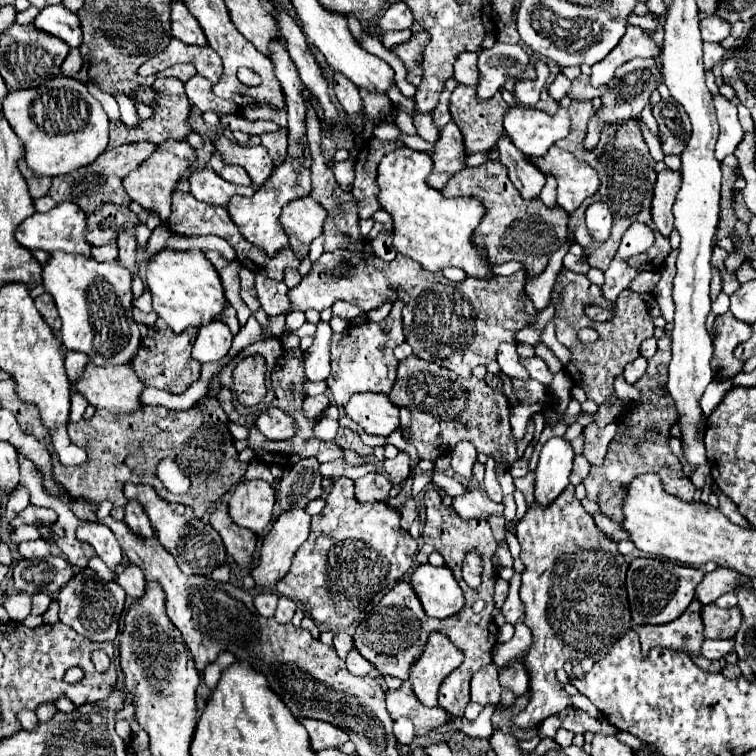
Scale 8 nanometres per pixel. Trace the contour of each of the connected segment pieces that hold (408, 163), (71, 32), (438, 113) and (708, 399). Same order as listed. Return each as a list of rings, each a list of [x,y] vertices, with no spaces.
[[[410,148],[386,154],[378,166],[378,202],[394,218],[394,248],[430,272],[458,266],[466,270],[468,276],[492,278],[492,262],[488,262],[484,250],[472,242],[472,230],[476,230],[480,218],[484,218],[482,202],[478,198],[446,198],[428,186],[428,172],[432,172],[432,158]]]
[[[46,6],[40,10],[40,14],[32,22],[38,30],[44,30],[56,38],[62,38],[68,42],[68,46],[76,48],[80,46],[82,40],[82,30],[80,30],[80,20],[74,12],[66,10],[64,6]]]
[[[442,90],[442,94],[440,94],[440,102],[438,102],[438,106],[434,108],[434,112],[432,112],[432,120],[436,122],[438,128],[446,126],[446,124],[452,120],[450,110],[448,110],[448,100],[450,100],[450,92],[448,92],[448,90]]]
[[[728,378],[728,380],[712,380],[702,396],[702,410],[704,414],[708,416],[716,406],[718,402],[724,398],[724,394],[734,386],[734,382]]]

